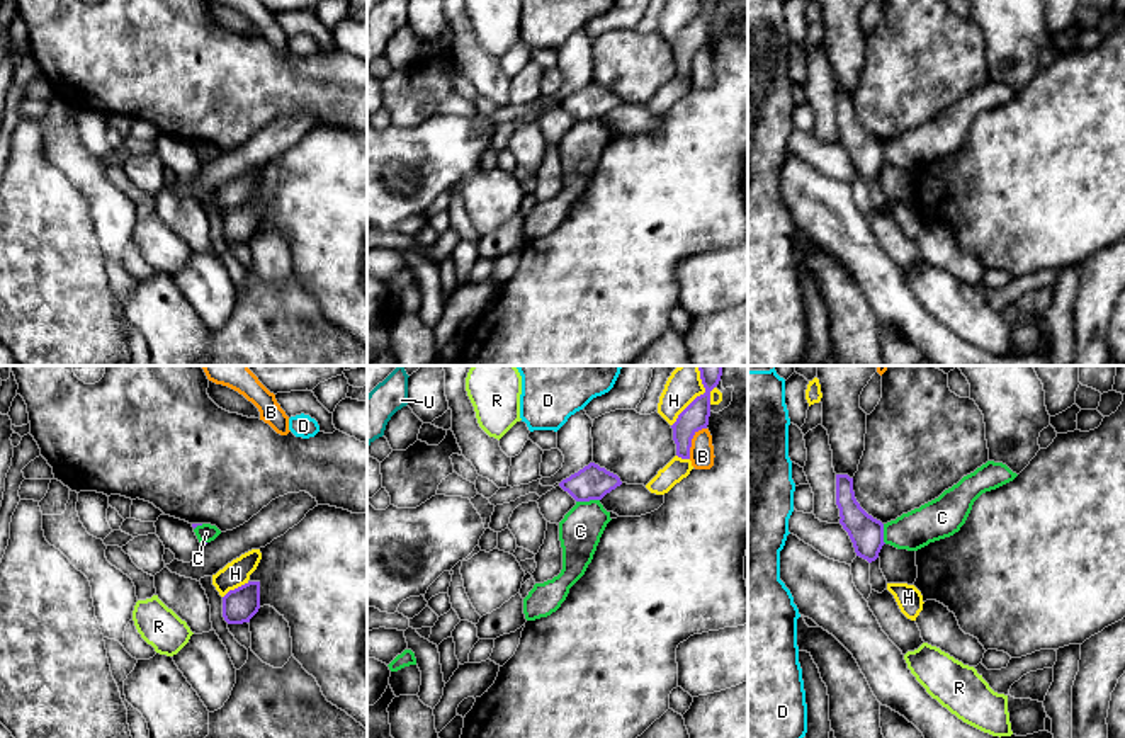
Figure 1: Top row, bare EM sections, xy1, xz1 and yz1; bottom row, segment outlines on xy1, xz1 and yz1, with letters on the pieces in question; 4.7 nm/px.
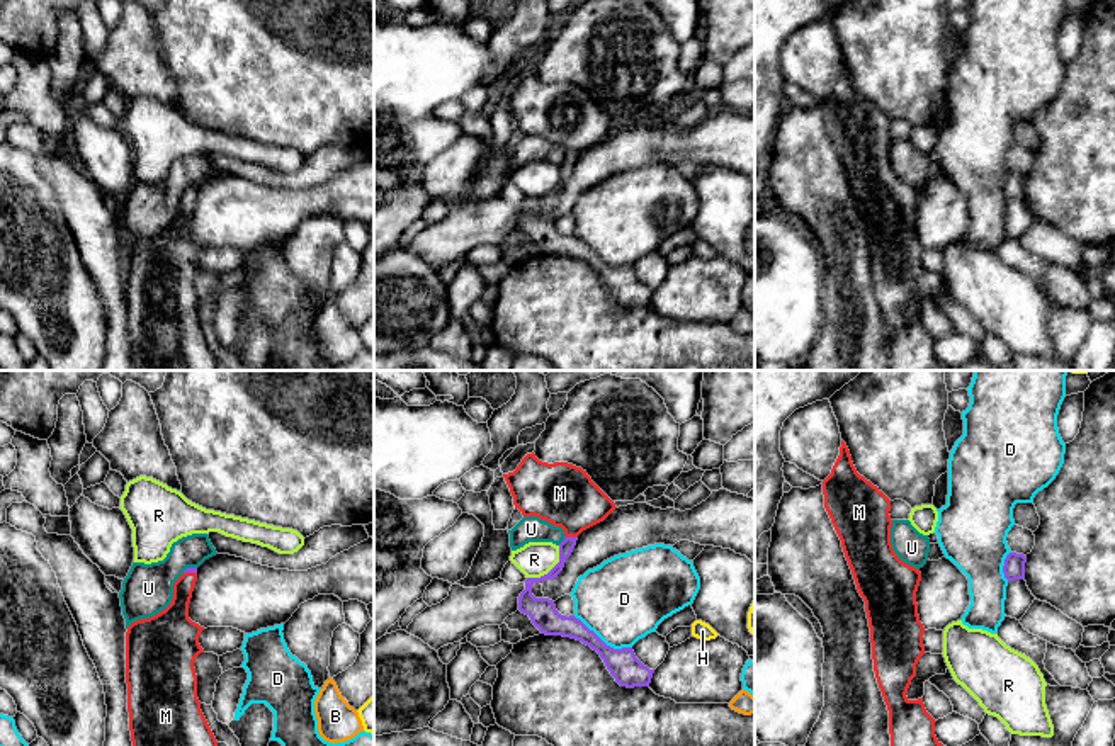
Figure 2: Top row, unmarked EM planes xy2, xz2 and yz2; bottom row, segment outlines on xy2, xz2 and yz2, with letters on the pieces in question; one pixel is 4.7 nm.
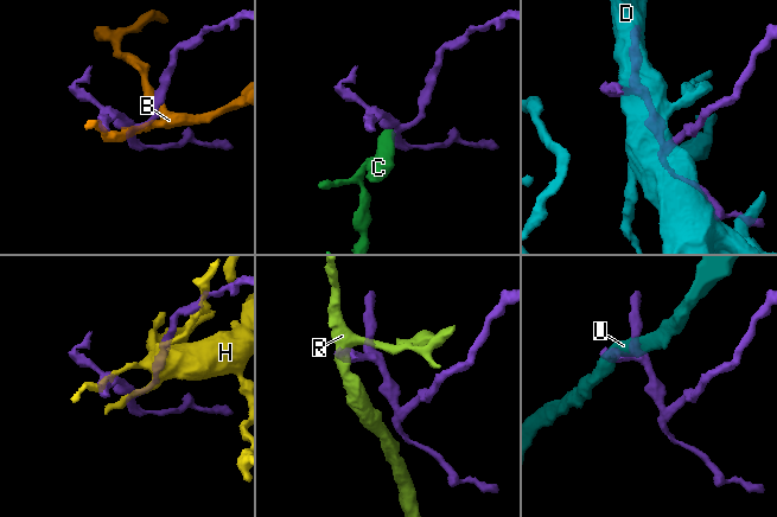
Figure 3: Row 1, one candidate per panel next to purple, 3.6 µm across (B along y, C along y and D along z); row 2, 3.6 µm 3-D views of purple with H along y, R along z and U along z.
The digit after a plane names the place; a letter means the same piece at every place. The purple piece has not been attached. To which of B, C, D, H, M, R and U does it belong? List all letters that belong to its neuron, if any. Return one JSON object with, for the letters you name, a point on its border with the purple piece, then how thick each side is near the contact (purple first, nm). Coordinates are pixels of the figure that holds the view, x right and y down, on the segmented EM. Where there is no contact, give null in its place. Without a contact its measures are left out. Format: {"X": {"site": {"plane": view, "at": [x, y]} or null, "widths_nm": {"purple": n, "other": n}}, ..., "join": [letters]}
{"M": {"site": {"plane": "xz2", "at": [571, 537]}, "widths_nm": {"purple": 70, "other": 300}}, "join": ["M"]}

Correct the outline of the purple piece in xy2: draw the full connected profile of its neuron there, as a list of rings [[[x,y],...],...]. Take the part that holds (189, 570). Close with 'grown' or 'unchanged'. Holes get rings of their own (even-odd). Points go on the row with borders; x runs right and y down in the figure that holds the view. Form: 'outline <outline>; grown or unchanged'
outline [[[197,568],[173,583],[172,603],[126,632],[127,712],[133,746],[218,746],[197,698],[195,658],[204,630],[189,619]]]; grown

